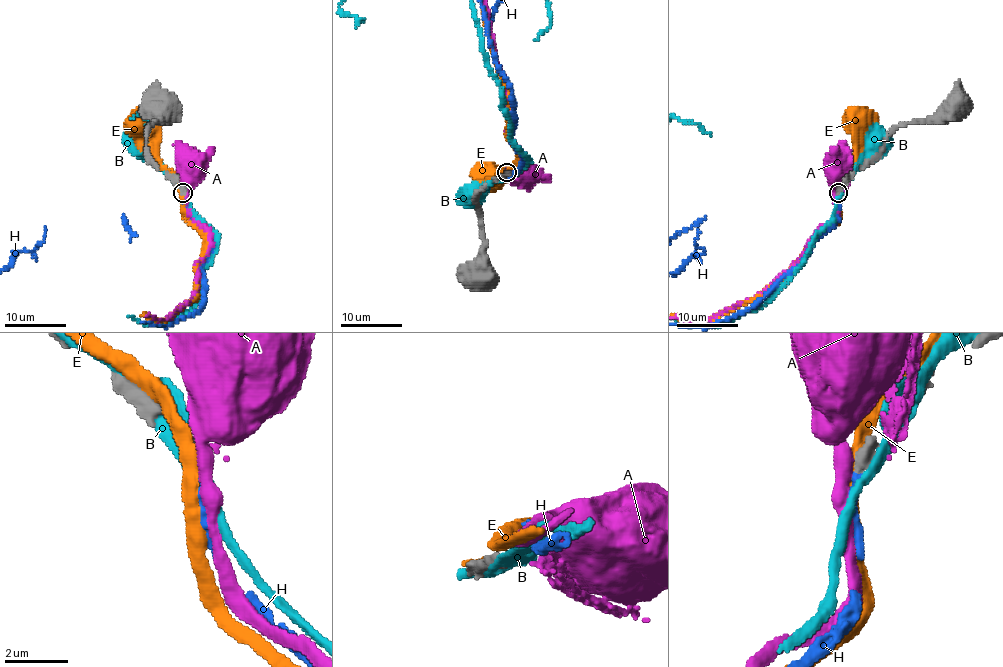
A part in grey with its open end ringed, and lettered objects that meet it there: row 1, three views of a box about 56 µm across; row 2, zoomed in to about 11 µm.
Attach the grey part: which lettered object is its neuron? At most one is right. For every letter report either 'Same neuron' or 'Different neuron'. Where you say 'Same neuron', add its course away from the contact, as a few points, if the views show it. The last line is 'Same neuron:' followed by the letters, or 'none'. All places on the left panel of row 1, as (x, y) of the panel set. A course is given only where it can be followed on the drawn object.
A: Different neuron
B: Different neuron
E: Different neuron
H: Same neuron
Same neuron: H

